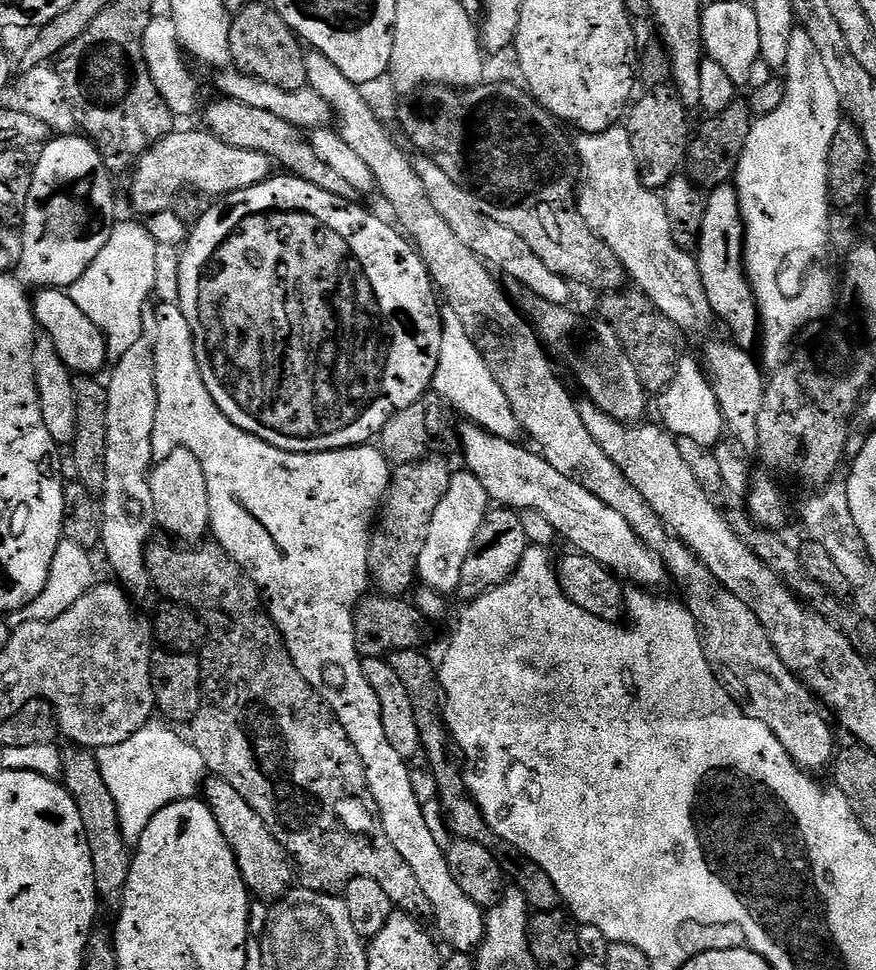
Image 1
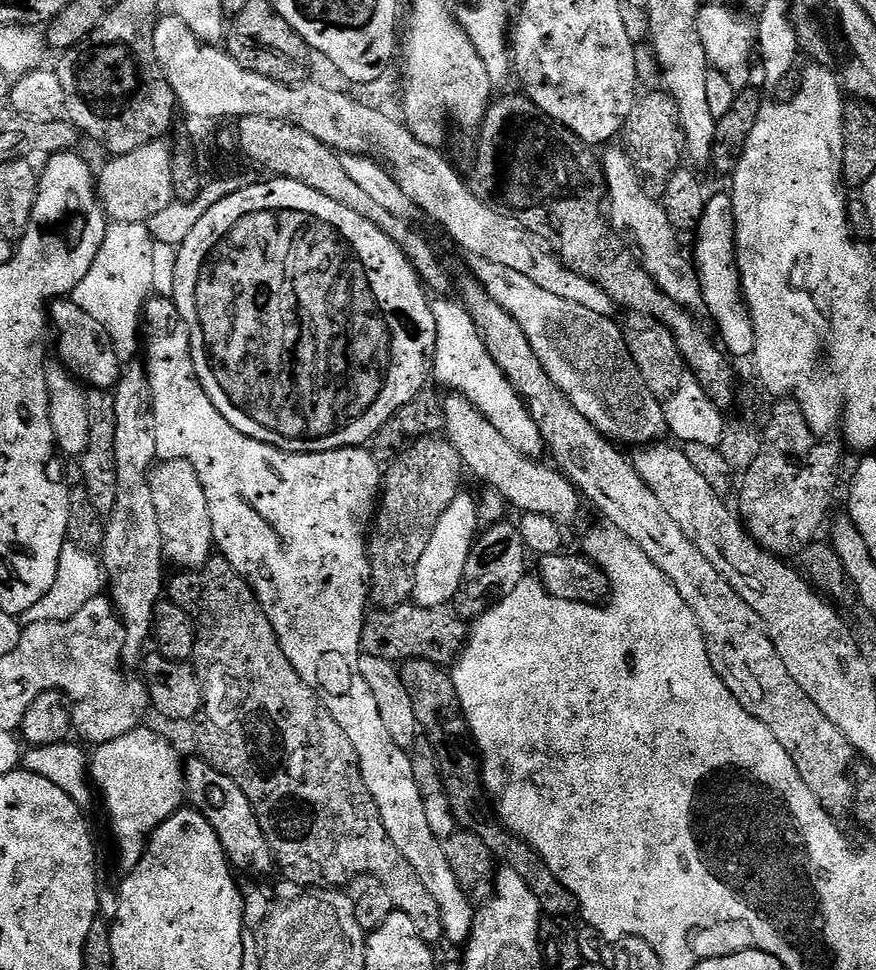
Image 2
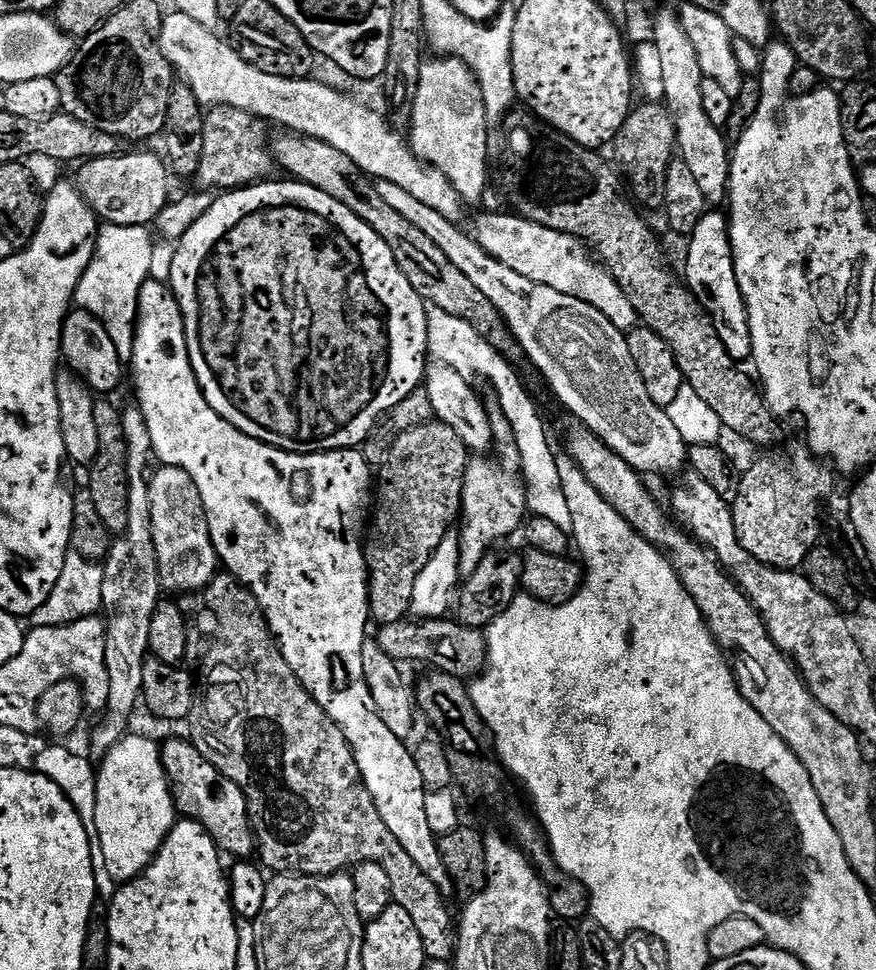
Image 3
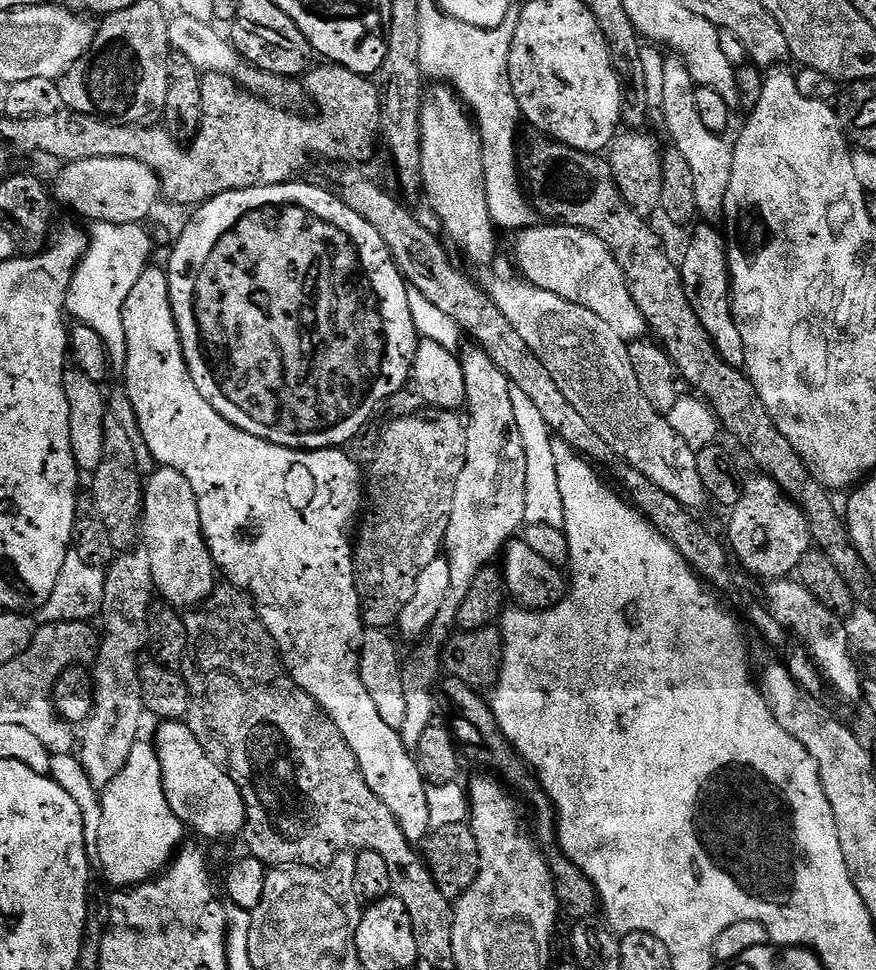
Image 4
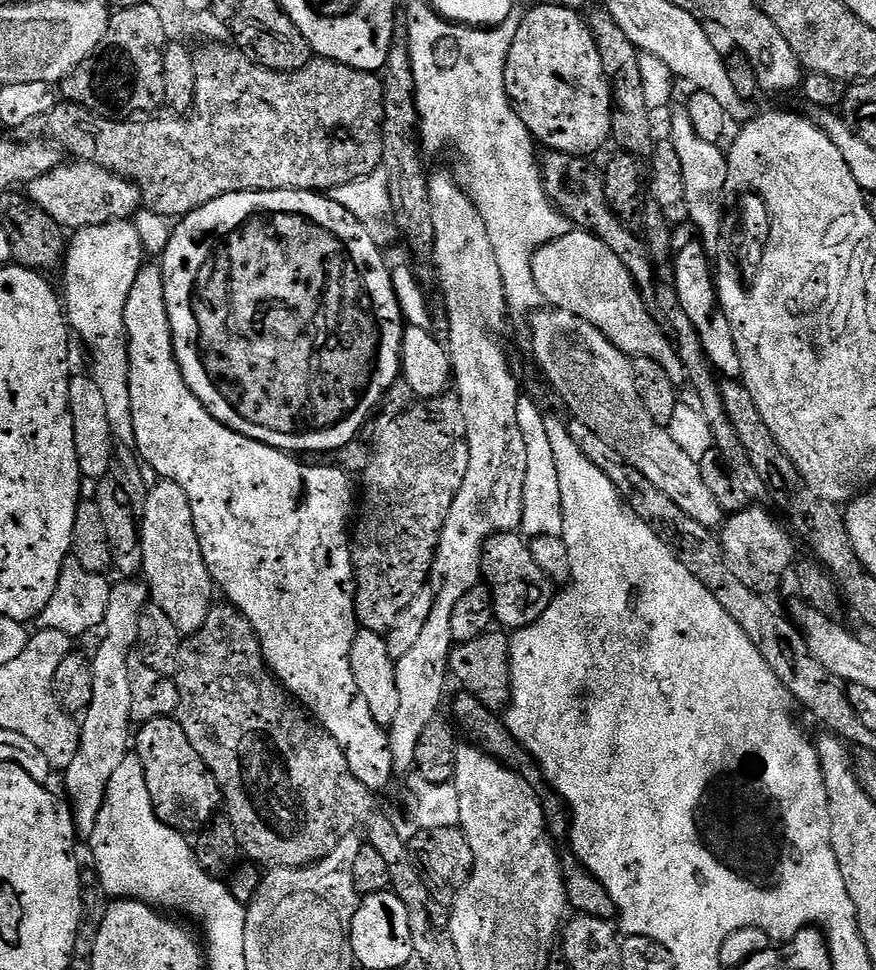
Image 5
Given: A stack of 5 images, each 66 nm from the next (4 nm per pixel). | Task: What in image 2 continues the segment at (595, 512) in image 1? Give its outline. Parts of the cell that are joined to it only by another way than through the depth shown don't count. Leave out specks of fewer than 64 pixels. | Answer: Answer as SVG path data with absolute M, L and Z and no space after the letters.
M459 394L443 397L442 428L446 439L452 443L454 450L458 450L465 469L488 484L484 486L499 494L511 507L513 504L521 508L521 513L542 514L561 522L572 520L579 514L582 497L567 476L551 463L539 464L536 458L510 446L510 442L506 442L506 438L490 426L487 418L466 397Z

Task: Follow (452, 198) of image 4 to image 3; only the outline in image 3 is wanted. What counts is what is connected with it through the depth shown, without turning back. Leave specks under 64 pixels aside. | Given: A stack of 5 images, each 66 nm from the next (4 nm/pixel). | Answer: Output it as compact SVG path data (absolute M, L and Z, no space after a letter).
M460 58L425 59L420 65L416 96L410 109L412 153L438 170L458 190L465 205L472 206L488 188L488 111L480 84Z

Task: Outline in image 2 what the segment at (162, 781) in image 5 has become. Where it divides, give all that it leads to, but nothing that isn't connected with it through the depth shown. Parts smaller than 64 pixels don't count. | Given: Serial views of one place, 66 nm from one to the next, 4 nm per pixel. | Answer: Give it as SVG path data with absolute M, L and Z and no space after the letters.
M197 758L183 765L184 791L191 807L214 826L214 834L218 834L218 842L222 842L222 850L229 864L237 873L249 872L249 877L260 878L268 871L273 871L274 857L270 850L270 842L266 842L266 834L262 834L262 826L254 814L254 806L250 806L250 798L242 794L242 790L226 774L222 774L213 764L203 758Z

